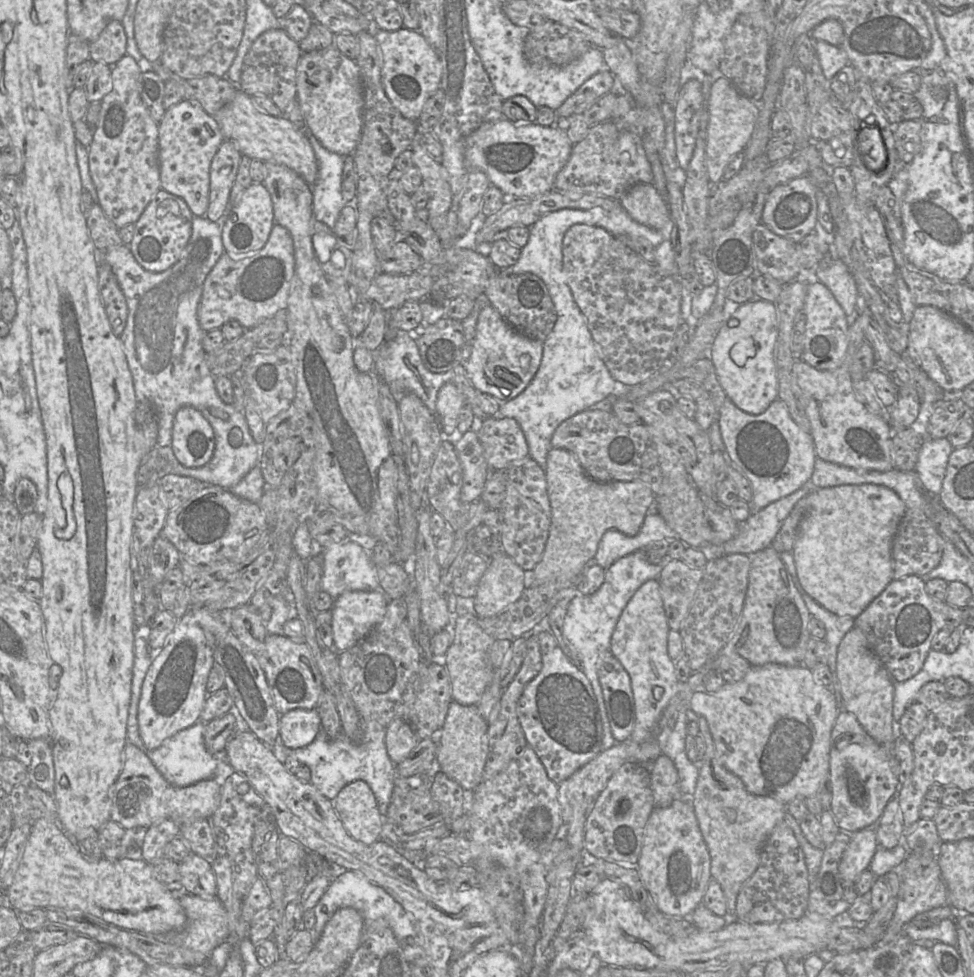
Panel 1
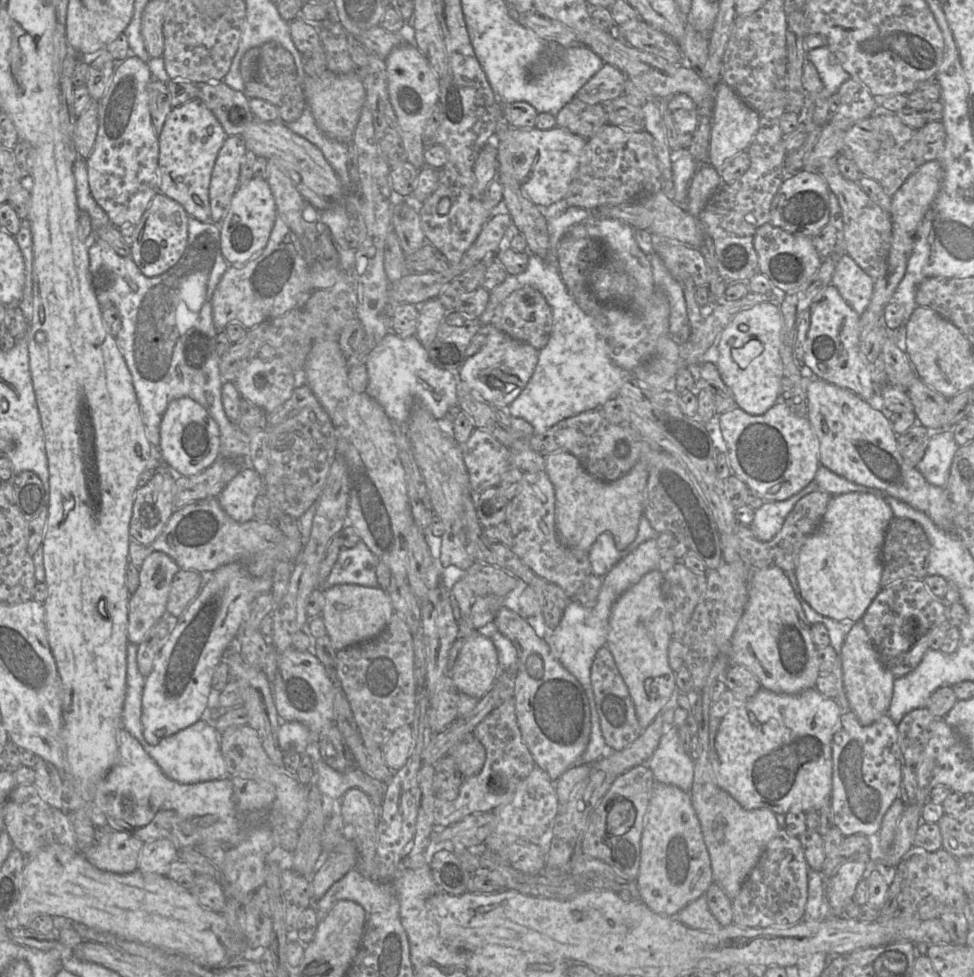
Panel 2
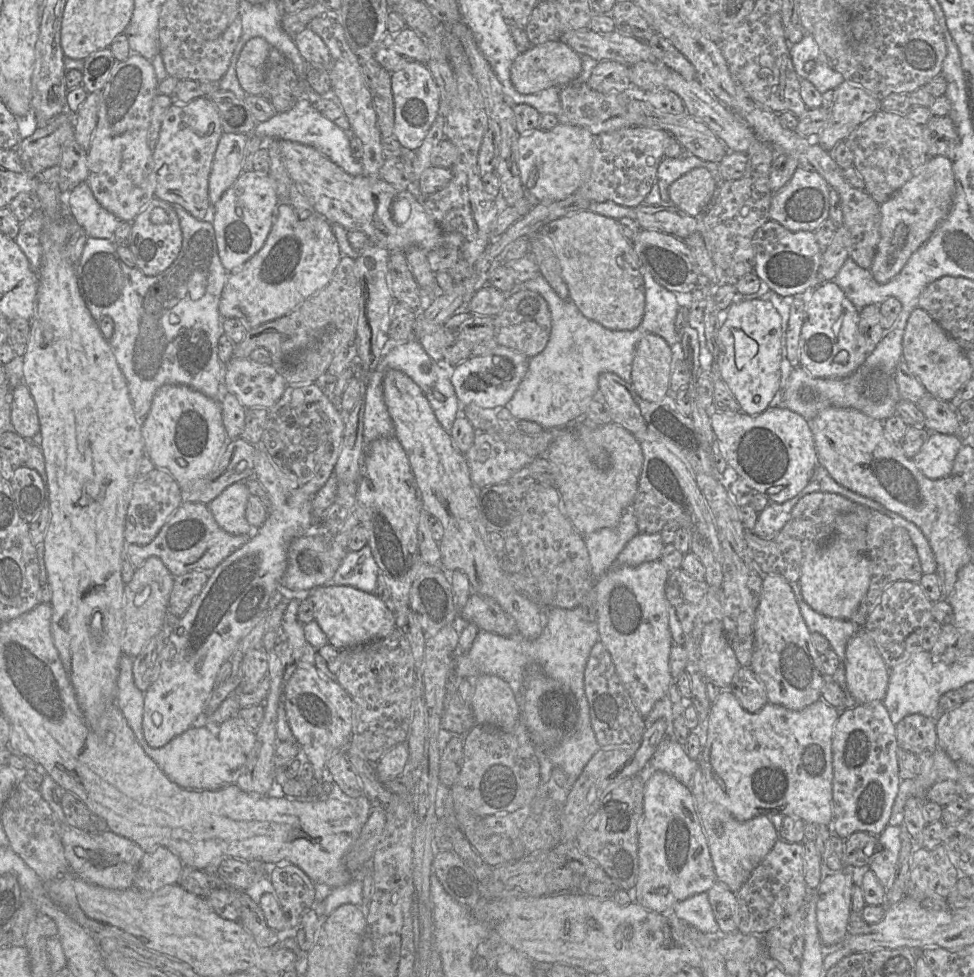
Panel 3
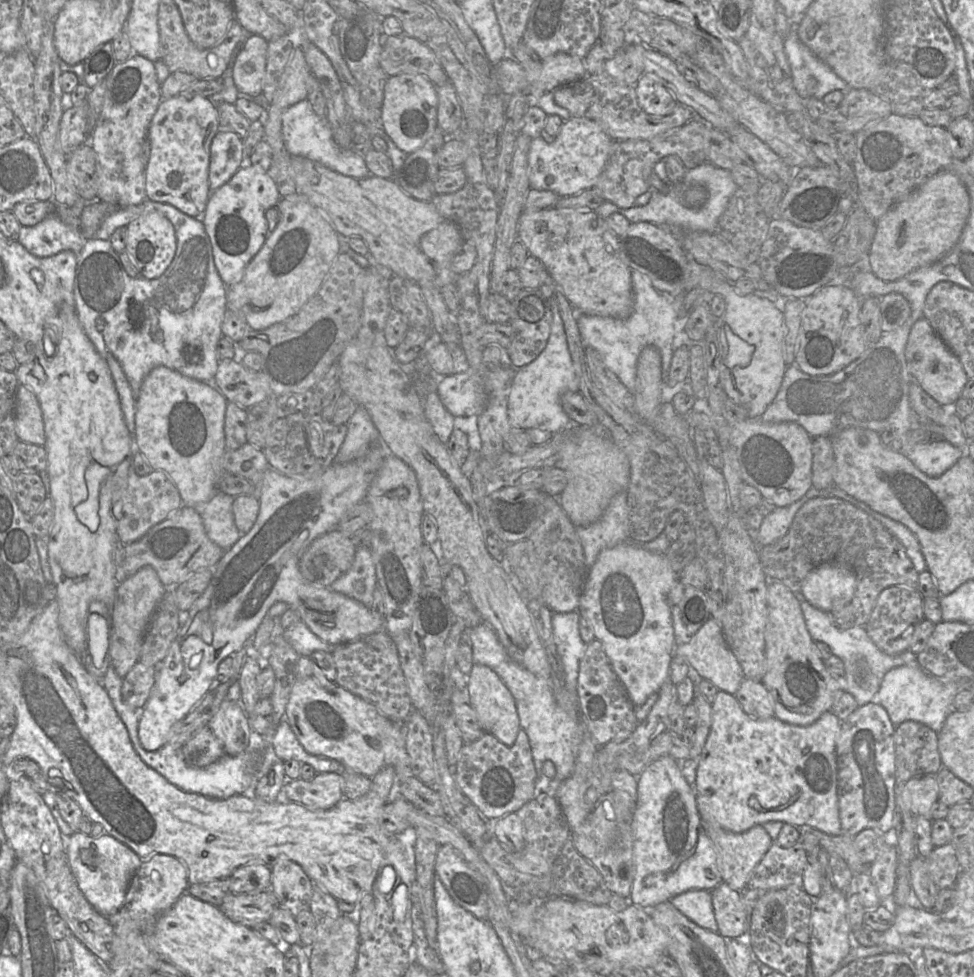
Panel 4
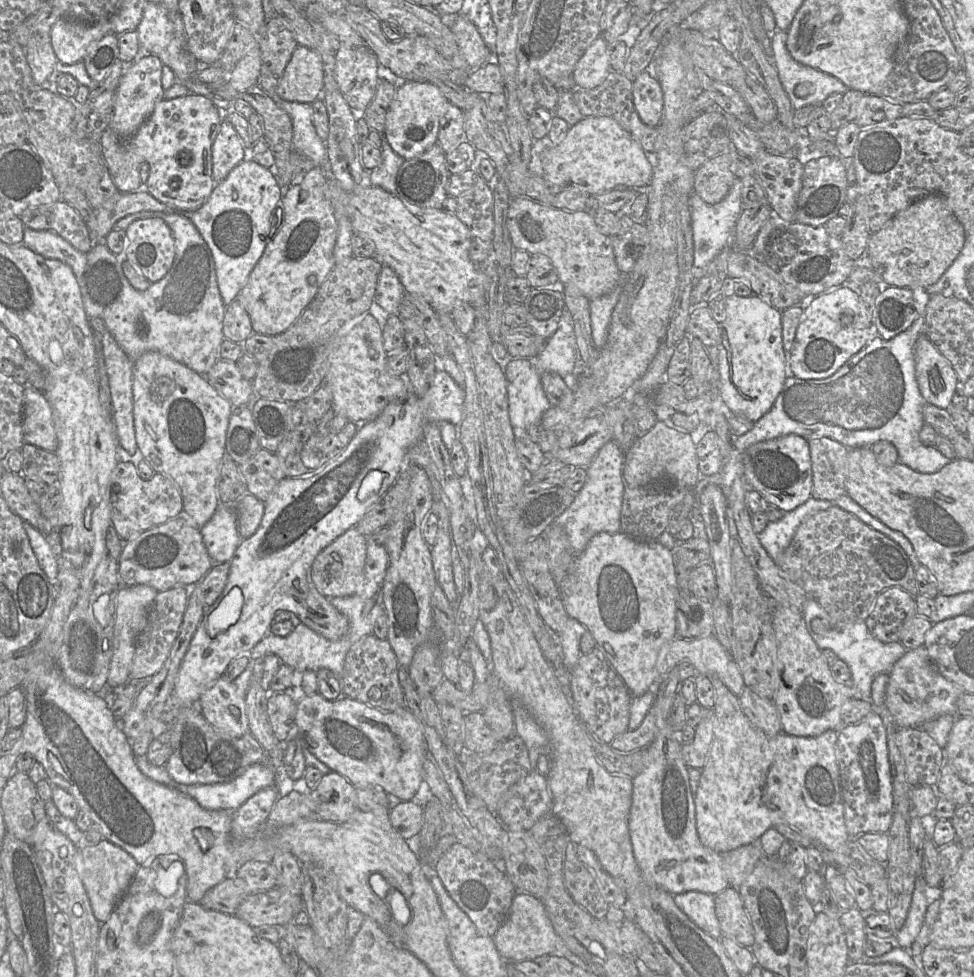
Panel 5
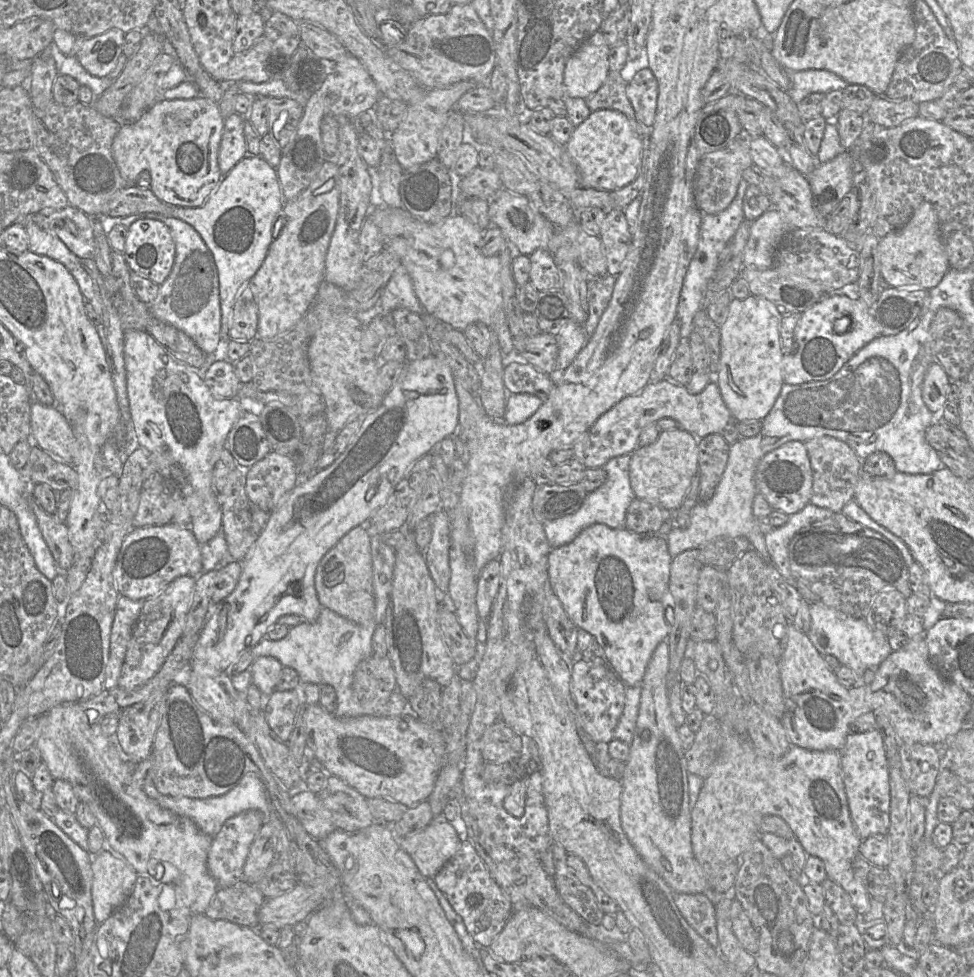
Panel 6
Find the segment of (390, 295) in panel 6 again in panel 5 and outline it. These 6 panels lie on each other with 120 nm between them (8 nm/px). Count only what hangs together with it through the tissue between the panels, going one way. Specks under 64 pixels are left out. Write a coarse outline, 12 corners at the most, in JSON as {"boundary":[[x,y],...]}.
{"boundary":[[384,265],[376,303],[398,314],[405,291],[396,272]]}

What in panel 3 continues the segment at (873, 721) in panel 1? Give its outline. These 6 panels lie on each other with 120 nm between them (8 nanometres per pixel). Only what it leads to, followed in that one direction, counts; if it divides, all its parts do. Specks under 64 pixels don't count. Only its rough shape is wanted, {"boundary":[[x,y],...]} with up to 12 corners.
{"boundary":[[864,628],[848,641],[847,688],[884,699],[890,669]]}

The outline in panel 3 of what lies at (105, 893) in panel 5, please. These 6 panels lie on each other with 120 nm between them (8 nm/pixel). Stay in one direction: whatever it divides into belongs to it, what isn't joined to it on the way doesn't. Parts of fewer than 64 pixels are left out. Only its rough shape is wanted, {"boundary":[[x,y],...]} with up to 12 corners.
{"boundary":[[62,825],[70,871],[114,890],[134,886],[145,851],[108,830]]}

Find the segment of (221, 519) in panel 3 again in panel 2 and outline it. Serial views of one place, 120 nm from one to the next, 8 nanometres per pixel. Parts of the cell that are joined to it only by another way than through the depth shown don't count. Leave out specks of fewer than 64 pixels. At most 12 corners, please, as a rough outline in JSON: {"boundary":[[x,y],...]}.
{"boundary":[[245,465],[217,498],[228,516],[254,518],[263,477]]}

